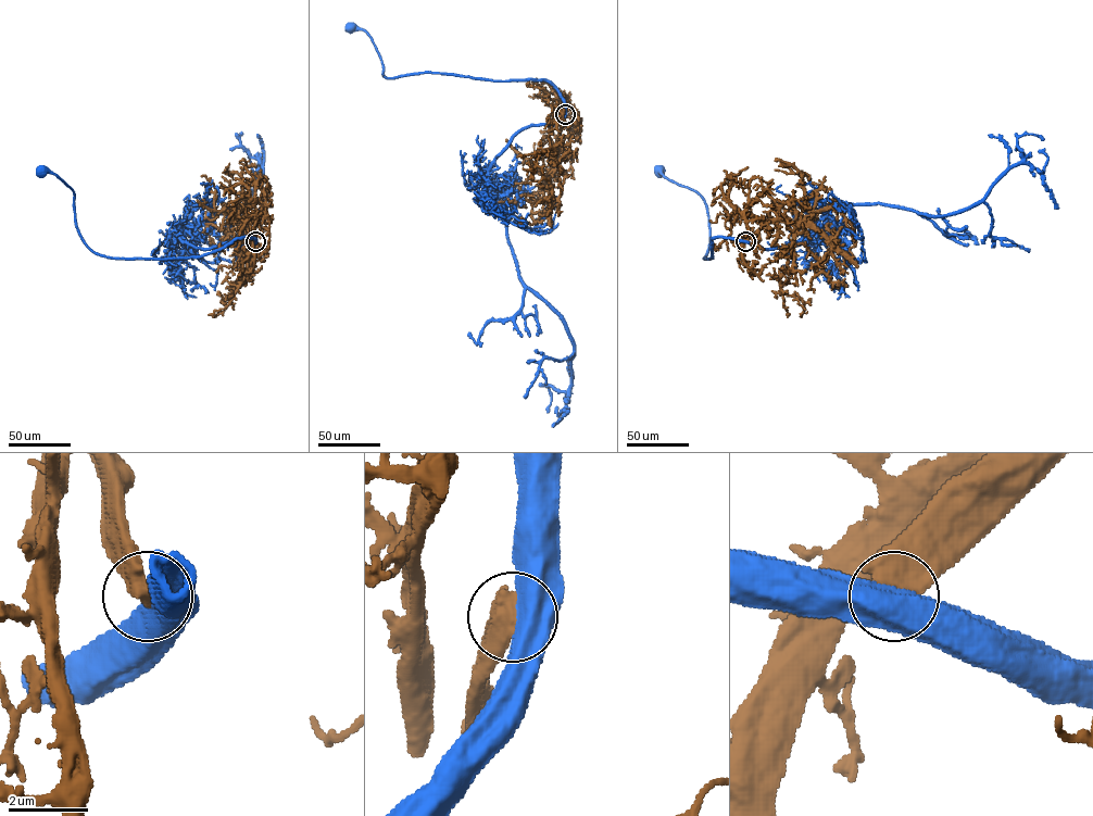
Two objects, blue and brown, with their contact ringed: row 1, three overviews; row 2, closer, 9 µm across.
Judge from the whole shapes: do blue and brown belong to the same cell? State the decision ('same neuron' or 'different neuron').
different neuron

